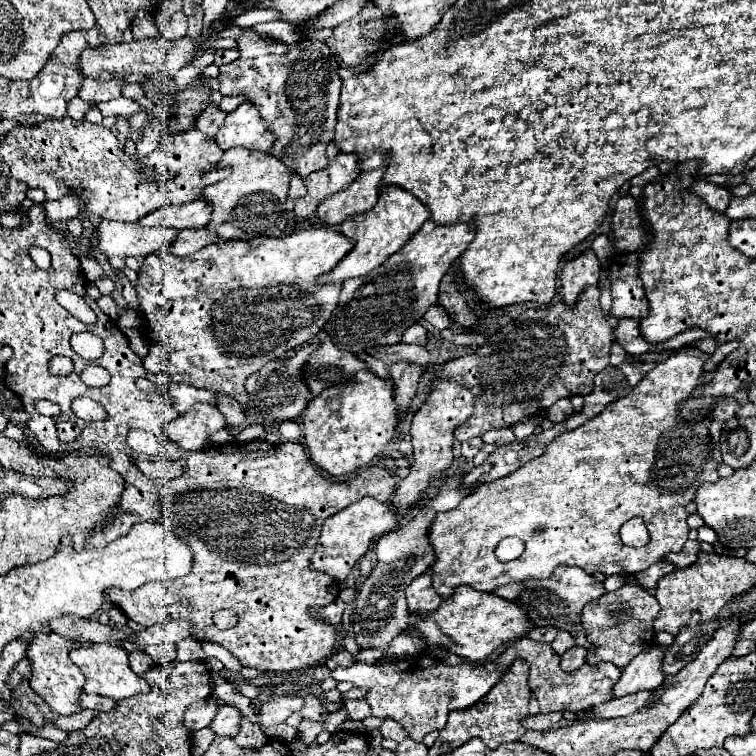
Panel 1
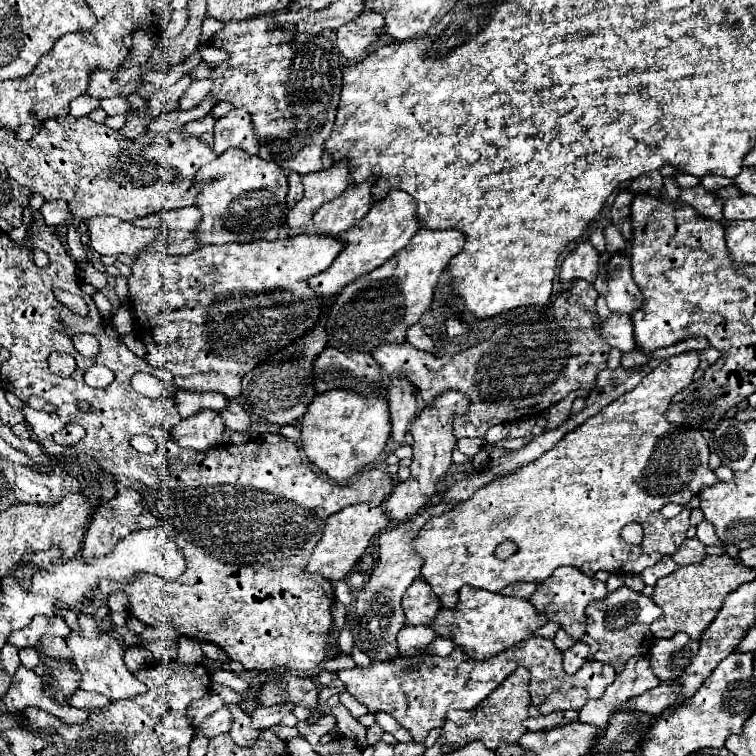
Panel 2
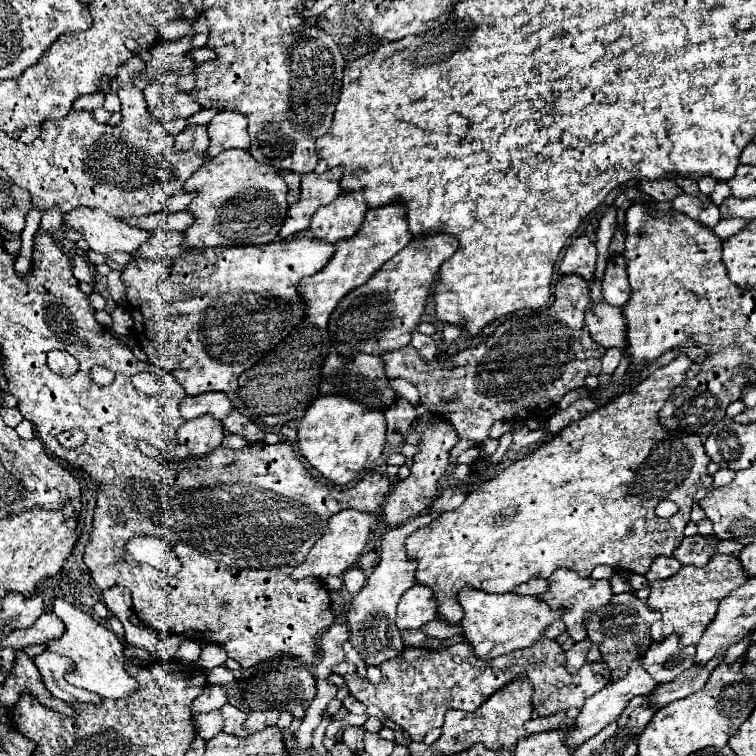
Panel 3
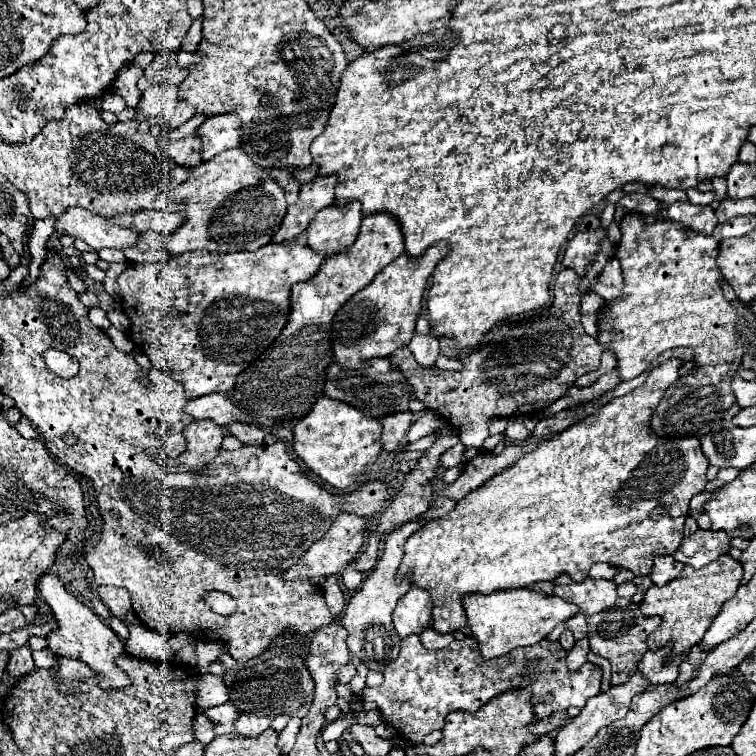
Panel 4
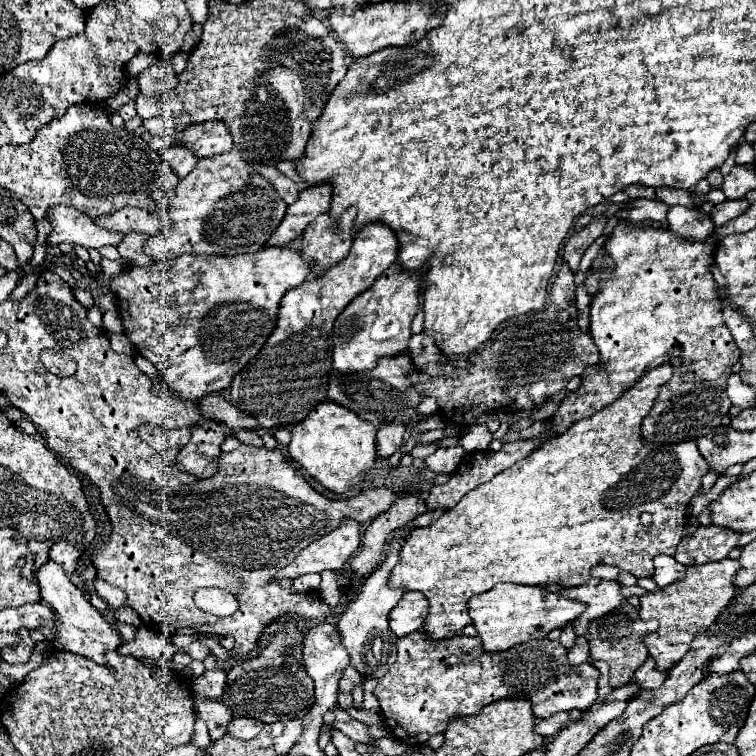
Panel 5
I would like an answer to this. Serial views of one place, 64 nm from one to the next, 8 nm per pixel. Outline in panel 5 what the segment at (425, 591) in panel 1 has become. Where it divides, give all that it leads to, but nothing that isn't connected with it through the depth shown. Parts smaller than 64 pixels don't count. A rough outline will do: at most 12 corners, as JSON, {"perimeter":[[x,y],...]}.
{"perimeter":[[408,590],[390,612],[396,636],[424,628],[428,600]]}

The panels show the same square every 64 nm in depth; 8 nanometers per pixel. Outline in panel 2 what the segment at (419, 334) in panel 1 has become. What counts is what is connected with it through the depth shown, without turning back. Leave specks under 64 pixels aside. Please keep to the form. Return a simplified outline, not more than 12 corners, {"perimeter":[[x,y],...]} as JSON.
{"perimeter":[[422,324],[408,328],[406,342],[432,352],[432,338]]}

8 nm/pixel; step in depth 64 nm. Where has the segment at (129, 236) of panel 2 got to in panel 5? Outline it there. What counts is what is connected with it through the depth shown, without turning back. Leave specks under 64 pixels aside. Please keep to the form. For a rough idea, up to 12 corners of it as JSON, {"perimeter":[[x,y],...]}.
{"perimeter":[[52,208],[50,246],[118,246],[124,234],[100,228],[92,216]]}

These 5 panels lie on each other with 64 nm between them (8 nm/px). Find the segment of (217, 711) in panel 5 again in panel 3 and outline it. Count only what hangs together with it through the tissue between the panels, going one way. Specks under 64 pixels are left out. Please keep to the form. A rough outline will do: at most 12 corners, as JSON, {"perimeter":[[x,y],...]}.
{"perimeter":[[232,704],[220,708],[224,730],[228,734],[246,738],[246,712]]}

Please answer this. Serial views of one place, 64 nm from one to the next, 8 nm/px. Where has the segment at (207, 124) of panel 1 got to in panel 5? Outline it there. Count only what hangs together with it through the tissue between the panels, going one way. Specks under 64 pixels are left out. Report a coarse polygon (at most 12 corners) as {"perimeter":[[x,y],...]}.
{"perimeter":[[170,146],[162,158],[184,178],[198,162],[184,146]]}

